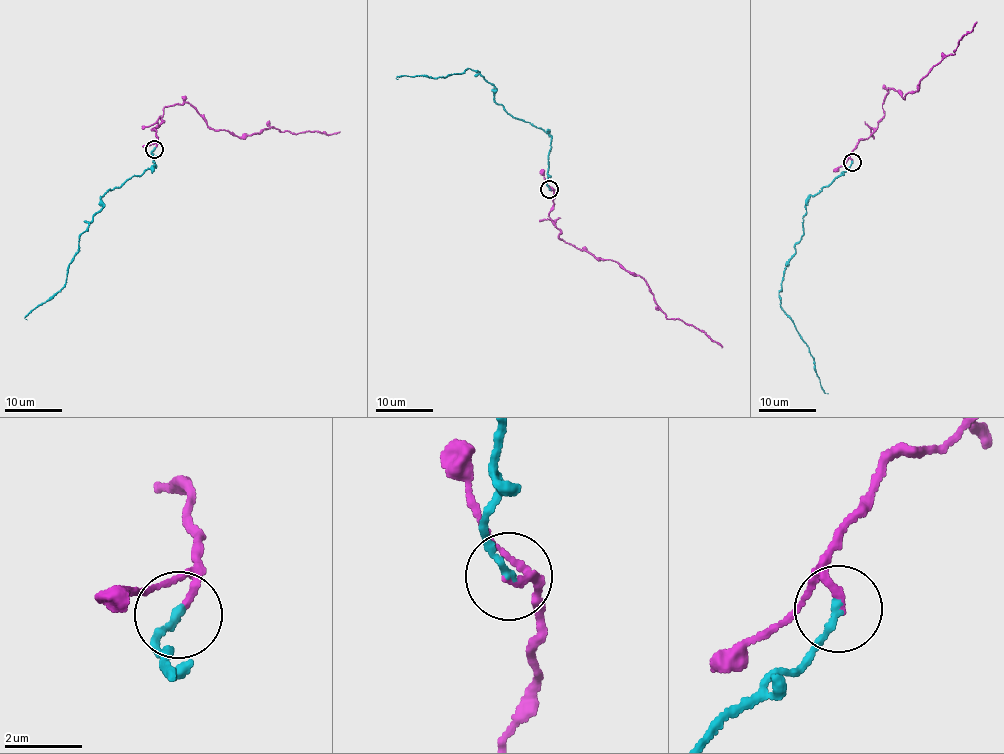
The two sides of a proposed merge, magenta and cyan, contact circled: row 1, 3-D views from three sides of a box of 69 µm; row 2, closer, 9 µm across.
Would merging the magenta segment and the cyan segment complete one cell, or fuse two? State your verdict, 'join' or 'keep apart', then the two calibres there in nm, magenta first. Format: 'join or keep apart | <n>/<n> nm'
join | 180/200 nm

